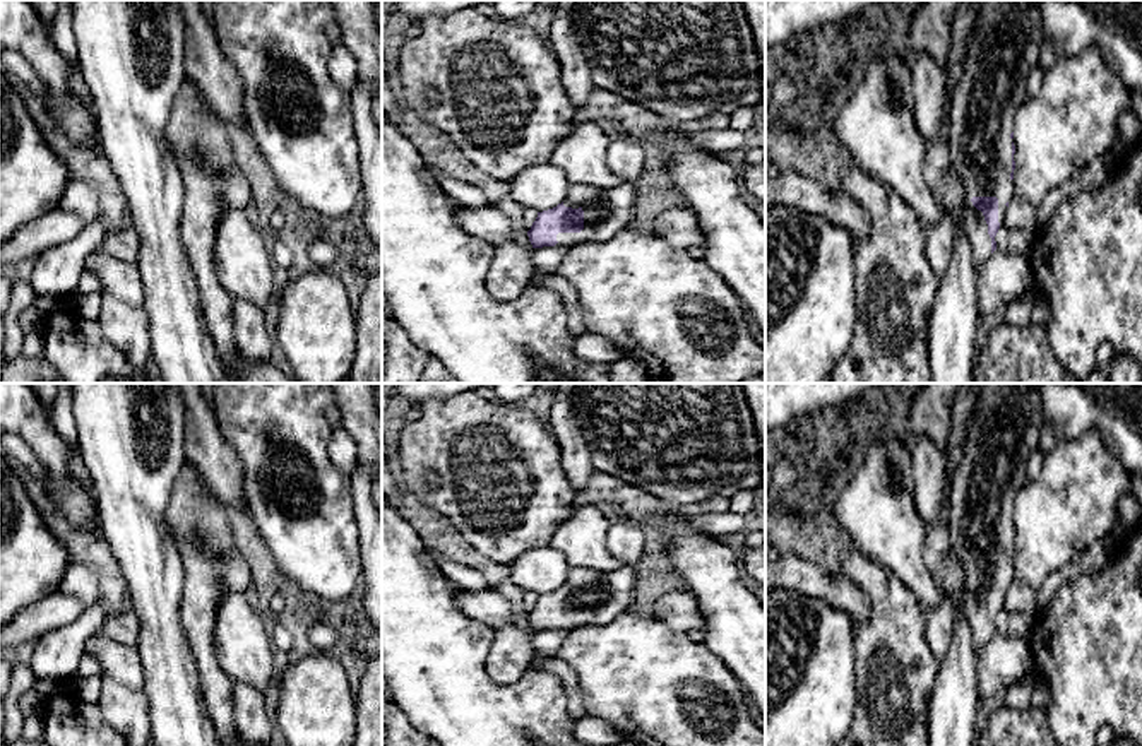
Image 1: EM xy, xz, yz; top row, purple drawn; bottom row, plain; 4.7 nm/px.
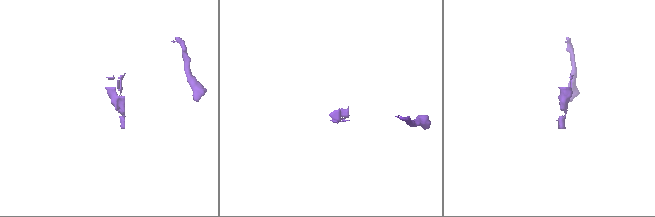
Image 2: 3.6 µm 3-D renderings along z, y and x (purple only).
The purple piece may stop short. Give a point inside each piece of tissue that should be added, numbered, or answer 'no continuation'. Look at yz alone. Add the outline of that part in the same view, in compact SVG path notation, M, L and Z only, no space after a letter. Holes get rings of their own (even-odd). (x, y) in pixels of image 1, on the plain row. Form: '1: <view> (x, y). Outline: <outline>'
1: yz (1007, 421). Outline: M979 383L964 459L950 486L950 544L966 570L959 602L925 611L926 642L945 657L954 626L964 619L976 648L991 638L991 621L972 580L998 582L998 606L1014 580L1012 525L1015 494L1027 481L1027 460L1043 428L1034 383Z

